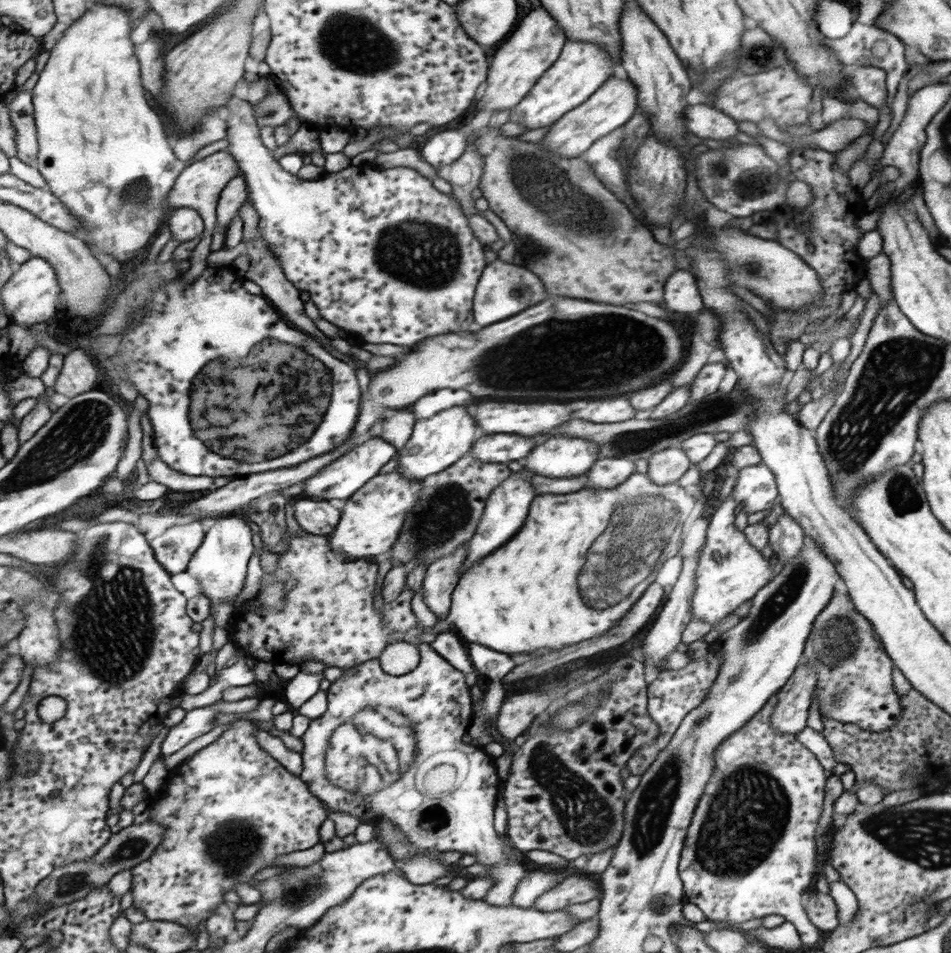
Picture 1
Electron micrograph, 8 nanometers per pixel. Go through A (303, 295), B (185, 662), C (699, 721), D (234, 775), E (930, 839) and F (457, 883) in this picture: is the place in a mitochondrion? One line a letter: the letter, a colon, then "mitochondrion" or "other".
A: other
B: other
C: mitochondrion
D: other
E: mitochondrion
F: other

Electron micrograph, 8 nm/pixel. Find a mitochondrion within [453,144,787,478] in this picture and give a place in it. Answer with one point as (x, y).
(593, 216)

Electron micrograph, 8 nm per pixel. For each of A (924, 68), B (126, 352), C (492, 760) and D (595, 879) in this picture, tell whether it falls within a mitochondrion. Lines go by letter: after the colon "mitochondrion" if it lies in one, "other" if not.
A: other
B: other
C: other
D: other

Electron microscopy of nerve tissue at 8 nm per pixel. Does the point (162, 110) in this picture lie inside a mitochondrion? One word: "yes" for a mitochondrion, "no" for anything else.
no

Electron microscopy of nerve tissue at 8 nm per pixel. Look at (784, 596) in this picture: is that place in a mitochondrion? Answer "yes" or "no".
yes

